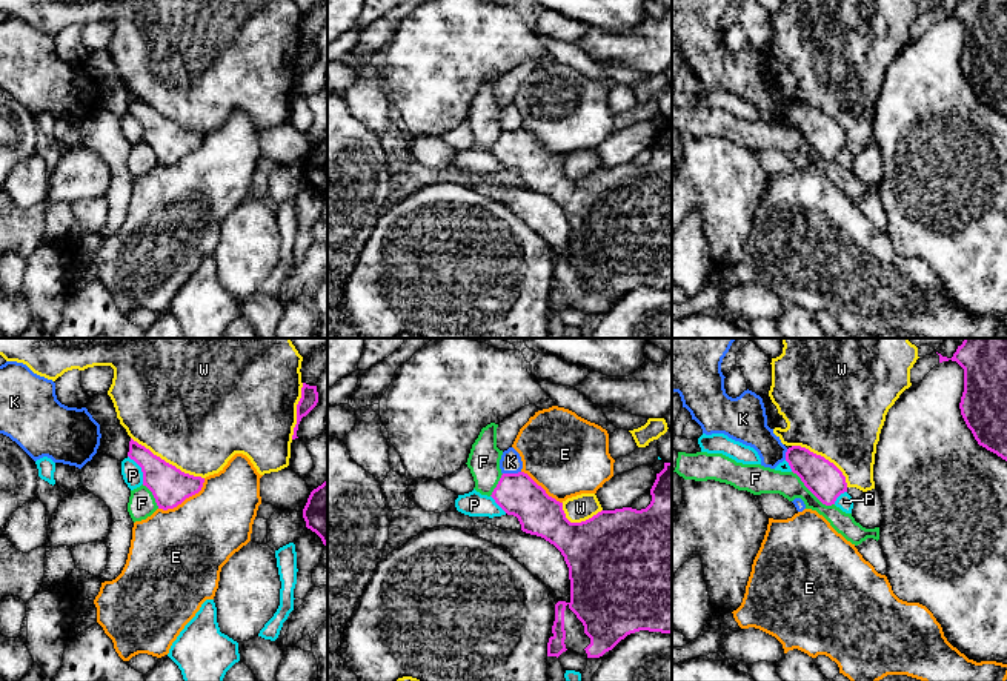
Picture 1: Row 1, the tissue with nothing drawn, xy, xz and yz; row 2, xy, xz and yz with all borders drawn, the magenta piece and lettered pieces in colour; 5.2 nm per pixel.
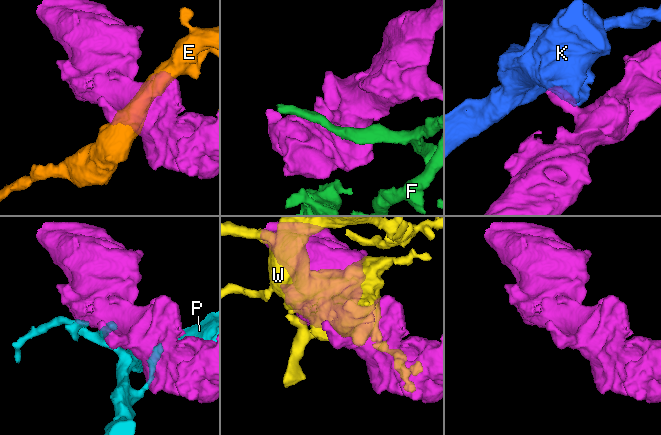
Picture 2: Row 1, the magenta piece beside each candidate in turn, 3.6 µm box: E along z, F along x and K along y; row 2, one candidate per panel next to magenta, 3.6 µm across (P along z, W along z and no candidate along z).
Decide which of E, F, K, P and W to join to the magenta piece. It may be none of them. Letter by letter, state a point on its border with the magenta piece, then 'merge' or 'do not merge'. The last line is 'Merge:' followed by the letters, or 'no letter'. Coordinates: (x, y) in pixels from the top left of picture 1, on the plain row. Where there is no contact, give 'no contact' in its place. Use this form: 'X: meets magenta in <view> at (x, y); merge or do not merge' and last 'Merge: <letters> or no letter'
E: meets magenta in xy at (185, 154); do not merge
F: meets magenta in yz at (812, 148); do not merge
K: meets magenta in xz at (511, 129); do not merge
P: meets magenta in xy at (142, 125); do not merge
W: meets magenta in xy at (168, 119); do not merge
Merge: no letter

